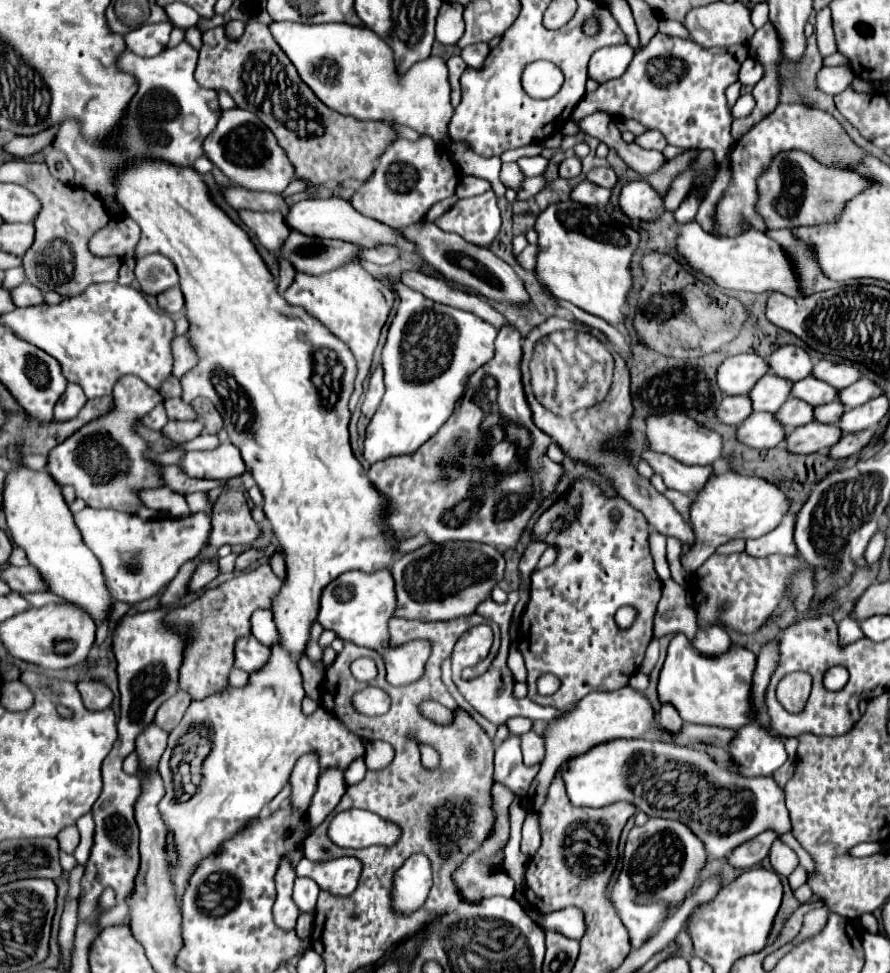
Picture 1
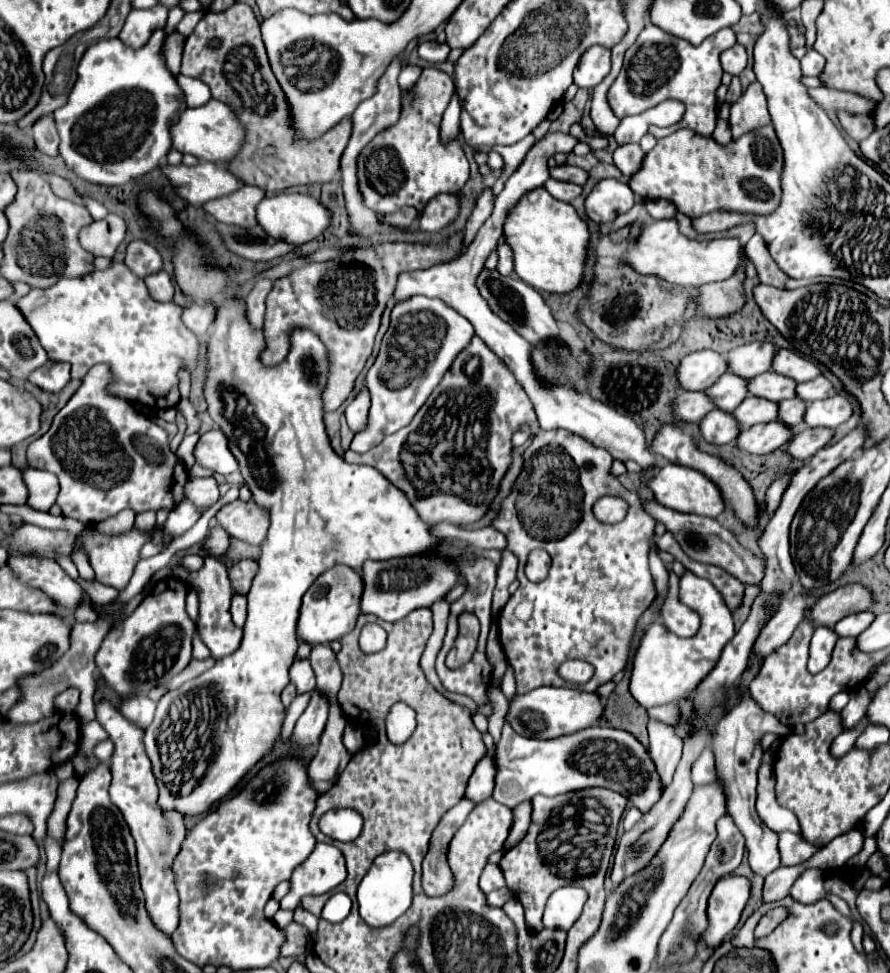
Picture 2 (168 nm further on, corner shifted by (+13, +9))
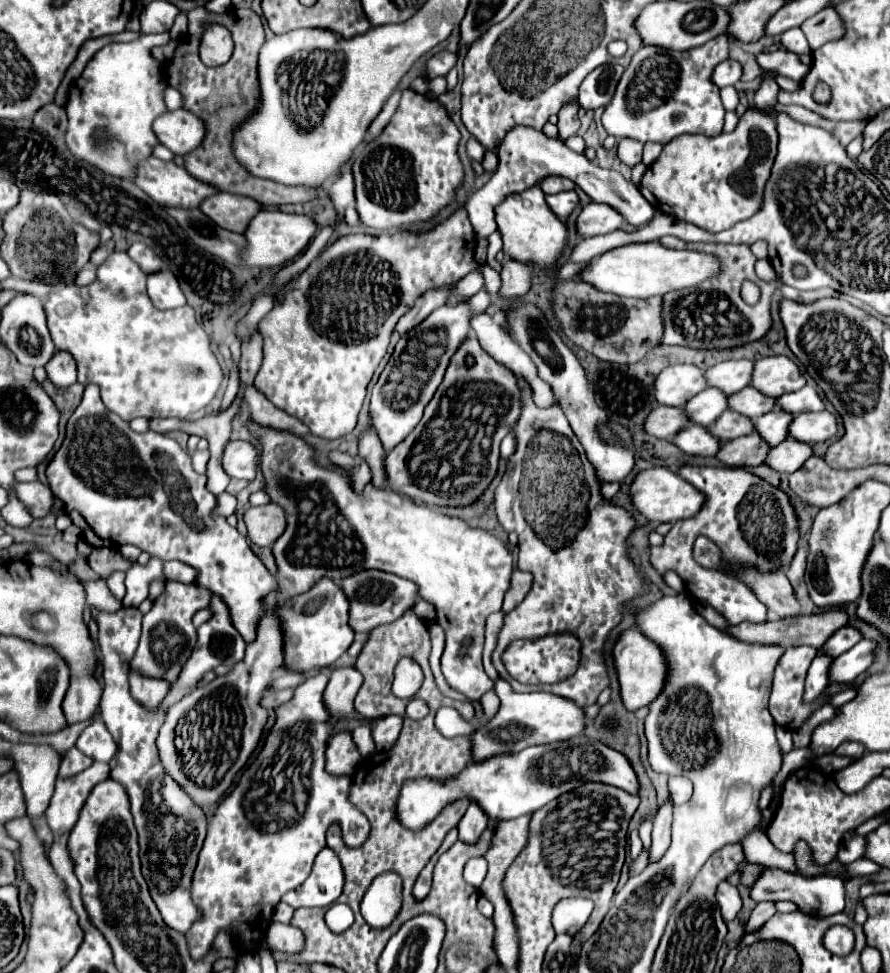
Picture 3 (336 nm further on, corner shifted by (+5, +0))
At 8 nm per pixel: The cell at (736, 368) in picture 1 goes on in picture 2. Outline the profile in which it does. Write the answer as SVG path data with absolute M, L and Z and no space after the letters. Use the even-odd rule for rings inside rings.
M716 351L690 353L676 367L678 385L684 391L704 391L722 373L726 373L726 359Z

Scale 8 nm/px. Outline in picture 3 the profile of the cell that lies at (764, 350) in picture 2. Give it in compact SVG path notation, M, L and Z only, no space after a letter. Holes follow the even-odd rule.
M728 360L708 368L706 380L708 380L708 386L720 388L726 394L734 394L750 386L752 370L754 370L752 360Z

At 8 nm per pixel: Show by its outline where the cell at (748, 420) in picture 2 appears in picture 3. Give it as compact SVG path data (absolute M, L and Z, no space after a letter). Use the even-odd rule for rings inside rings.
M726 410L714 426L710 426L710 432L714 436L718 436L722 442L746 436L754 432L754 422L748 416L738 416L738 412L730 412Z

